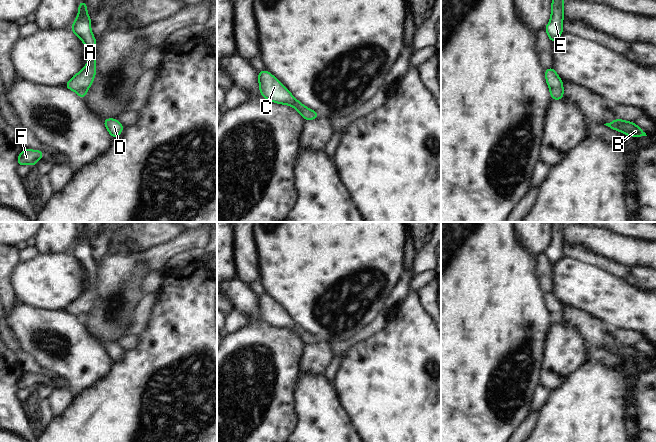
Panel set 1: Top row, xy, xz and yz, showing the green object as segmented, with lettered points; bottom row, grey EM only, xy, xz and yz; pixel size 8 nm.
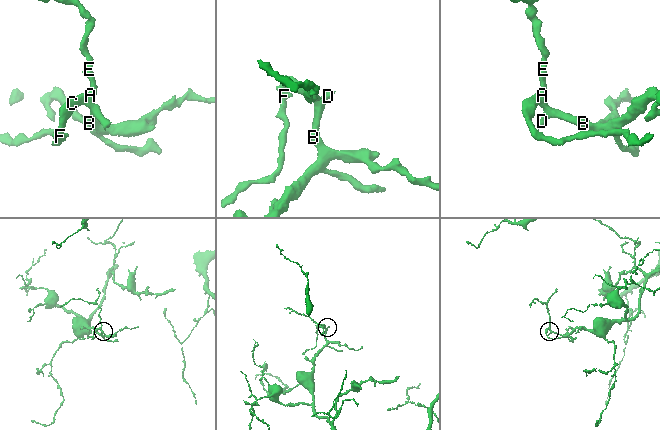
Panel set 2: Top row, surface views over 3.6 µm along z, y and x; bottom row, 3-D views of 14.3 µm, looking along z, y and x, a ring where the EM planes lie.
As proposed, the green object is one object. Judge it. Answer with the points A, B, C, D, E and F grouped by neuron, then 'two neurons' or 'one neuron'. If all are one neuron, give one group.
A B C D E F; one neuron

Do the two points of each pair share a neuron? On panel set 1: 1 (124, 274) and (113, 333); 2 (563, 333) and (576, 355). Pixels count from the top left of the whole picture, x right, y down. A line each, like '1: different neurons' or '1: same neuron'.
1: same neuron
2: same neuron

